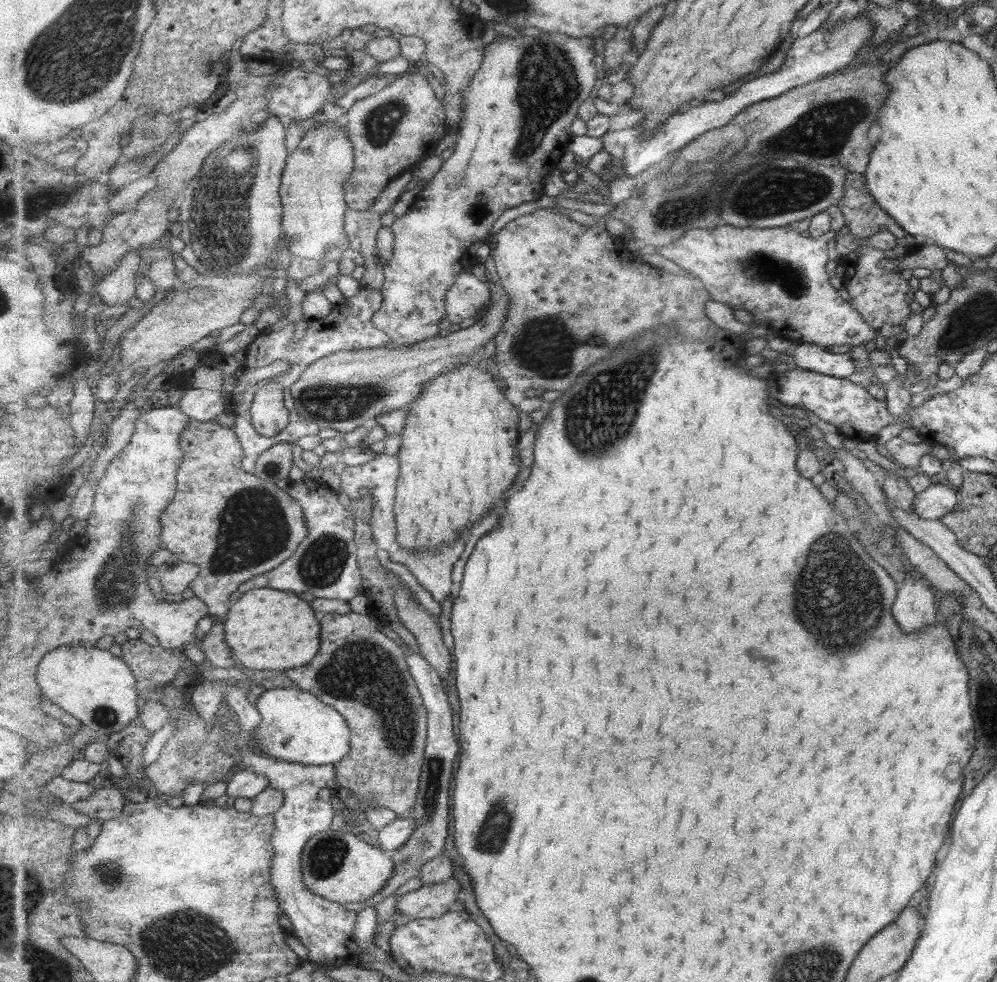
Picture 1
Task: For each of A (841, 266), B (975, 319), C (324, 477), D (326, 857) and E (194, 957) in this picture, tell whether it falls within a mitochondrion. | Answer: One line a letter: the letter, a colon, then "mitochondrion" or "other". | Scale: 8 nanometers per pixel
A: other
B: mitochondrion
C: other
D: mitochondrion
E: mitochondrion

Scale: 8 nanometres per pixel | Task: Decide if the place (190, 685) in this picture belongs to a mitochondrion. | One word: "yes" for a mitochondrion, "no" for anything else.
no

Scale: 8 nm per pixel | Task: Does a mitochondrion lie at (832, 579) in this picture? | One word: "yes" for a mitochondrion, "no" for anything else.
yes

